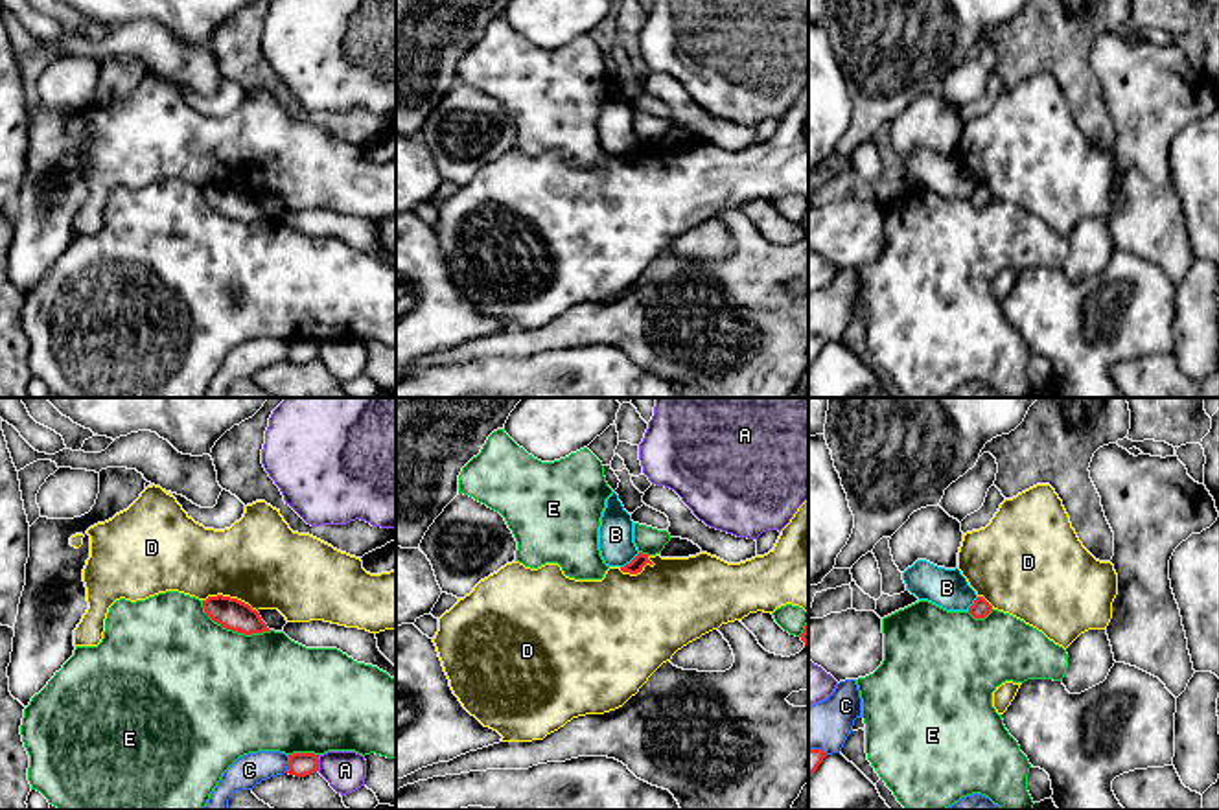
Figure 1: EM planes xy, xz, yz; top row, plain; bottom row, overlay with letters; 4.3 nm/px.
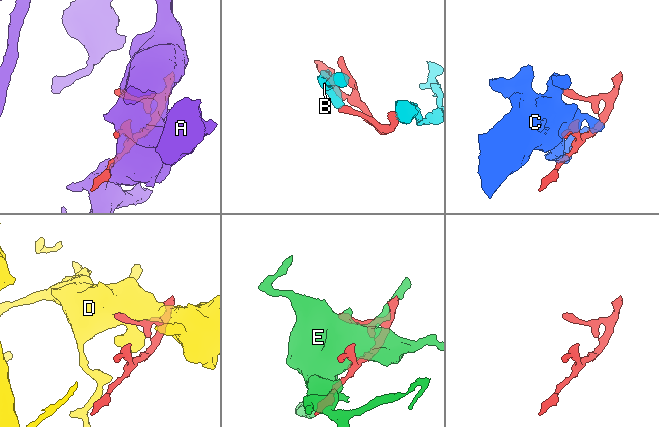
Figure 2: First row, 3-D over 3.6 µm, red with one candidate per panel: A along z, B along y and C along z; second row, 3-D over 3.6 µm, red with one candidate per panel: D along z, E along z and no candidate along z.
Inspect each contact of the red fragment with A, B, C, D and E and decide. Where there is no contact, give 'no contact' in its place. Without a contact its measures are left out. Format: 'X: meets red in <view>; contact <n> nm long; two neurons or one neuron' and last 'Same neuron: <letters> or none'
A: meets red in xy; contact 70 nm long; two neurons
B: meets red in xz; contact 110 nm long; two neurons
C: meets red in xy; contact 80 nm long; two neurons
D: meets red in xy; contact 240 nm long; two neurons
E: meets red in xy; contact 340 nm long; two neurons
Same neuron: none

